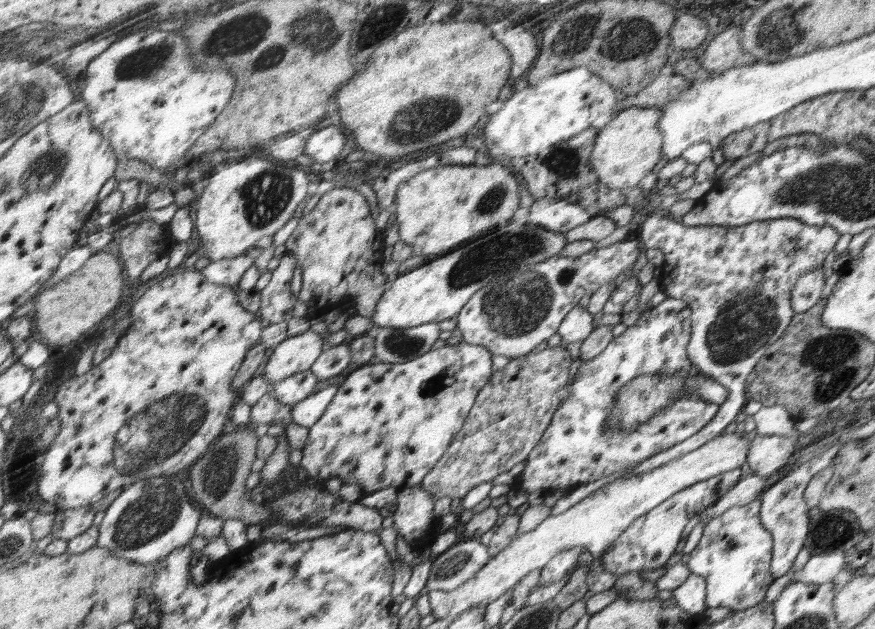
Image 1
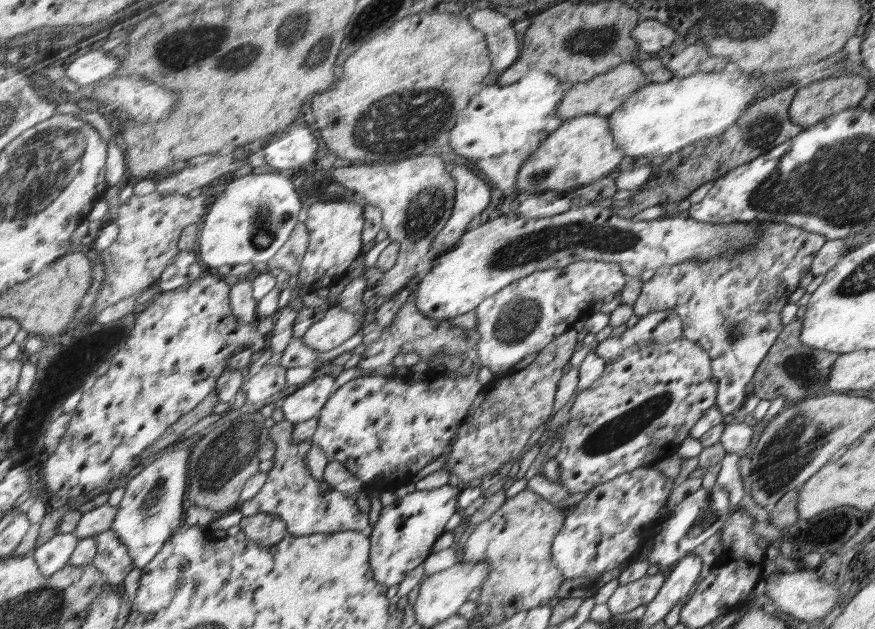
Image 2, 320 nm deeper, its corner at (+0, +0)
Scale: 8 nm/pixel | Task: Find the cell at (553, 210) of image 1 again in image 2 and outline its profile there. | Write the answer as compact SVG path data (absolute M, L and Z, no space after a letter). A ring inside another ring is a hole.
M547 191L540 195L530 195L514 212L517 215L532 219L548 218L572 208L570 200L566 200L565 193Z

